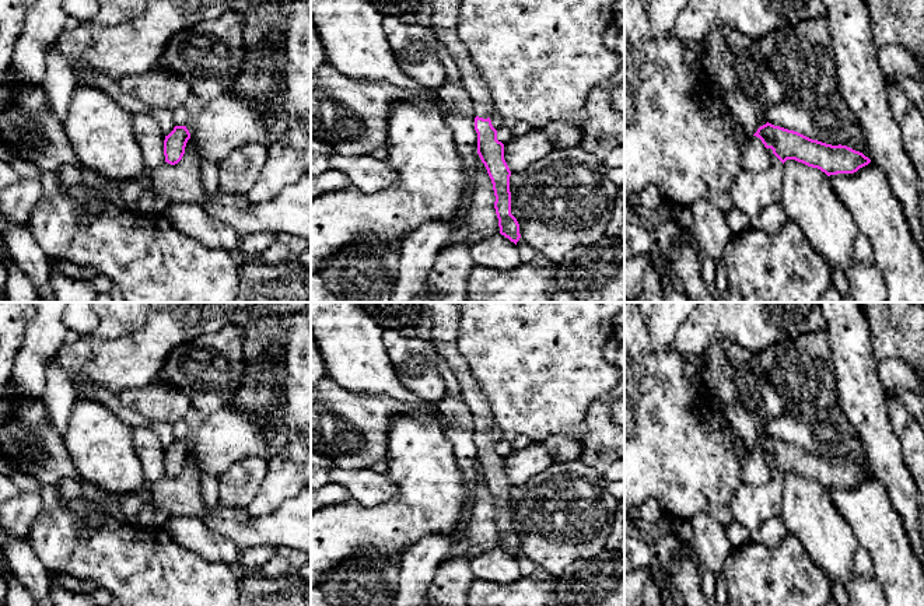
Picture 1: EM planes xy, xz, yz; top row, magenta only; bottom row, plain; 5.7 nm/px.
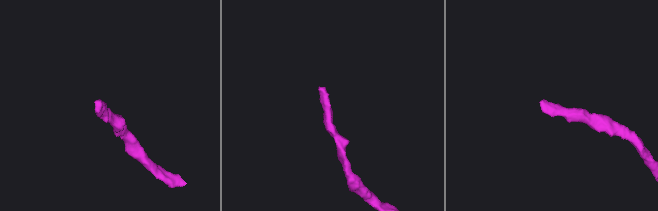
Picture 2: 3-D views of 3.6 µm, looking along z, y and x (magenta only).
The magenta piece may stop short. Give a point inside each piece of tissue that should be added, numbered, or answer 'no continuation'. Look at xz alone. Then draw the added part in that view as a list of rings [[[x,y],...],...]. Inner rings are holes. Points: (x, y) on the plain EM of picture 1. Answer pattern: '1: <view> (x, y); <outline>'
1: xz (445, 316); [[[430,302],[430,311],[433,319],[431,341],[461,385],[461,396],[473,416],[475,430],[487,432],[496,423],[491,406],[458,350],[459,305],[458,302]]]

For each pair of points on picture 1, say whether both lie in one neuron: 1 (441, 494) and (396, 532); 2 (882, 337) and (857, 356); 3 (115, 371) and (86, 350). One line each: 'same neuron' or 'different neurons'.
1: same neuron
2: different neurons
3: same neuron

